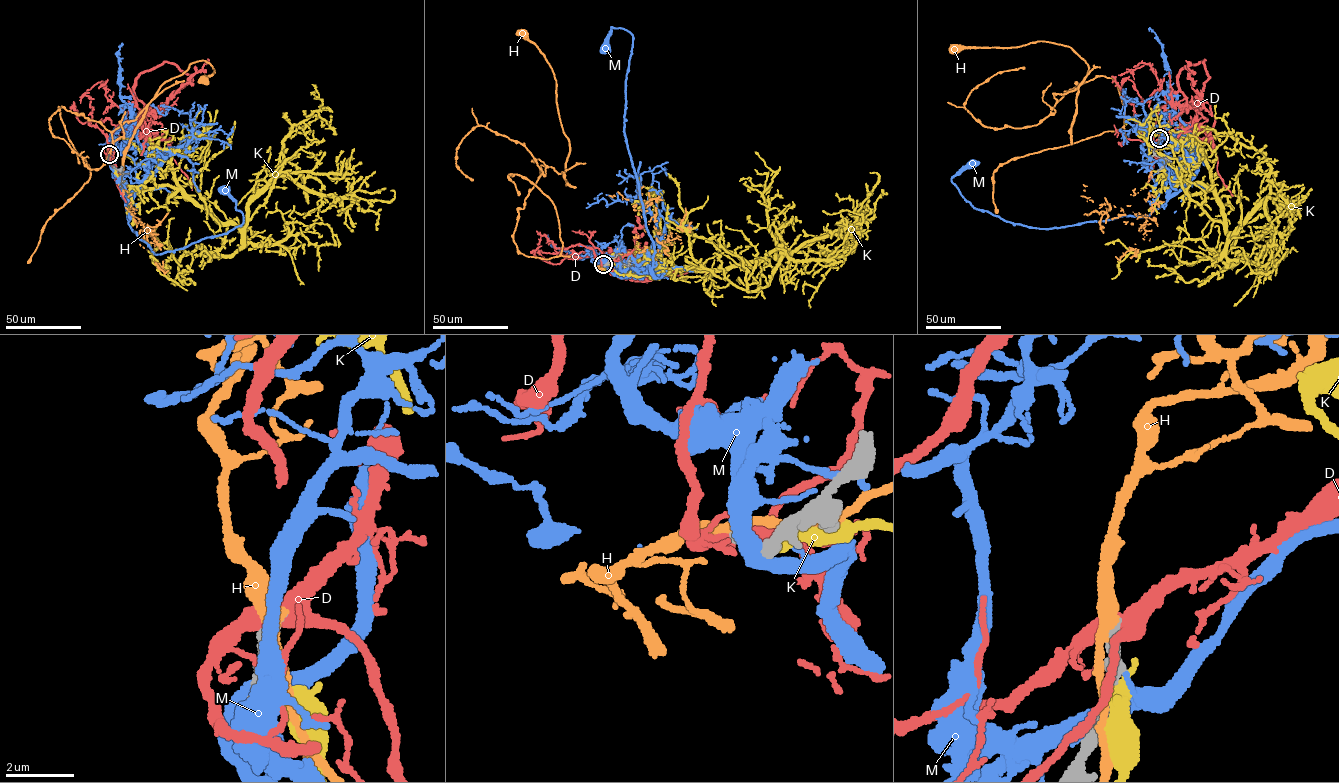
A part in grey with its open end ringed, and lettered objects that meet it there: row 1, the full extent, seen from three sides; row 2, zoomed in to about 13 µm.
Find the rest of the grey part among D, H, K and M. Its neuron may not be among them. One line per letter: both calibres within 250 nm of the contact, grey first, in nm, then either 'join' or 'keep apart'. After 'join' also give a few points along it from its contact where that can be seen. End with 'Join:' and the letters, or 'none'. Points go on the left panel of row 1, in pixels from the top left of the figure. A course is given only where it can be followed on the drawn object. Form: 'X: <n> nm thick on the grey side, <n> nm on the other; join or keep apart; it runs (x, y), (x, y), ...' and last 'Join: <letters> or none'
D: 440 nm thick on the grey side, 460 nm on the other; keep apart
H: 440 nm thick on the grey side, 360 nm on the other; keep apart
K: 300 nm thick on the grey side, 360 nm on the other; keep apart
M: 300 nm thick on the grey side, 110 nm on the other; keep apart
Join: none

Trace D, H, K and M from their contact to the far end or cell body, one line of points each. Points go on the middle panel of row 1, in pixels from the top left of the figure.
D: (603, 264), (615, 272), (621, 258), (597, 254), (593, 259), (593, 250), (579, 244), (556, 248), (536, 231)
H: (603, 264), (527, 256), (514, 242), (518, 210), (541, 165), (565, 171), (570, 148), (553, 70), (523, 33)
K: (604, 265), (642, 261), (726, 269), (783, 250), (764, 287), (742, 290), (693, 258), (683, 223), (708, 195)
M: (604, 265), (622, 278), (642, 276), (654, 267), (655, 251), (624, 131), (633, 36), (611, 27), (607, 46)

